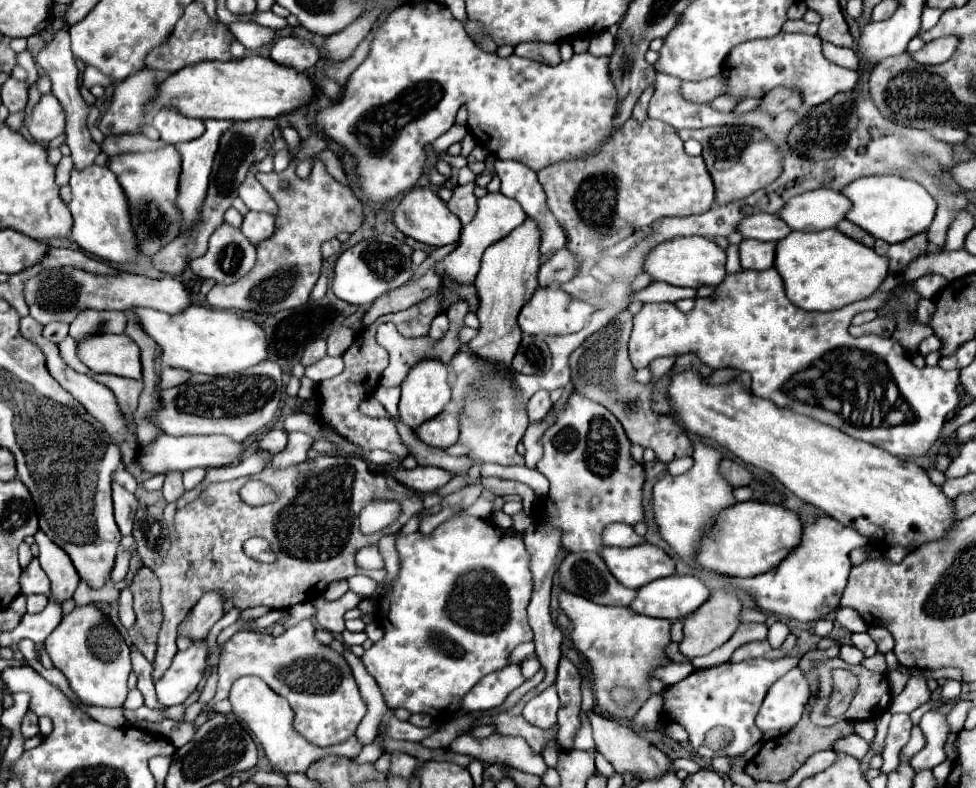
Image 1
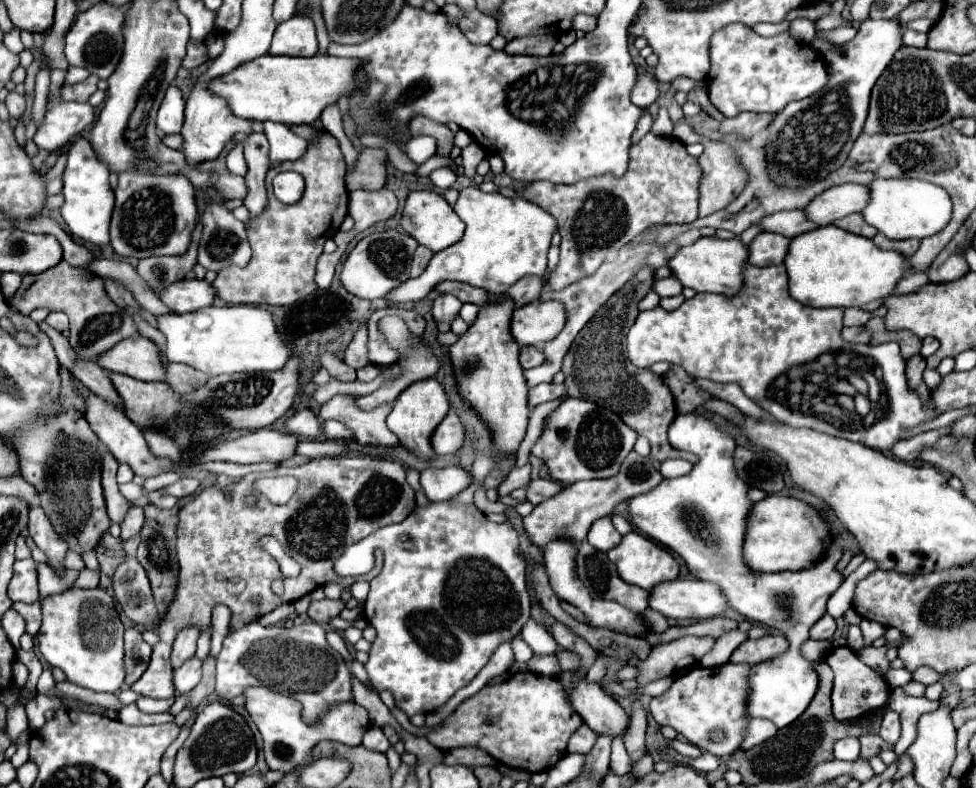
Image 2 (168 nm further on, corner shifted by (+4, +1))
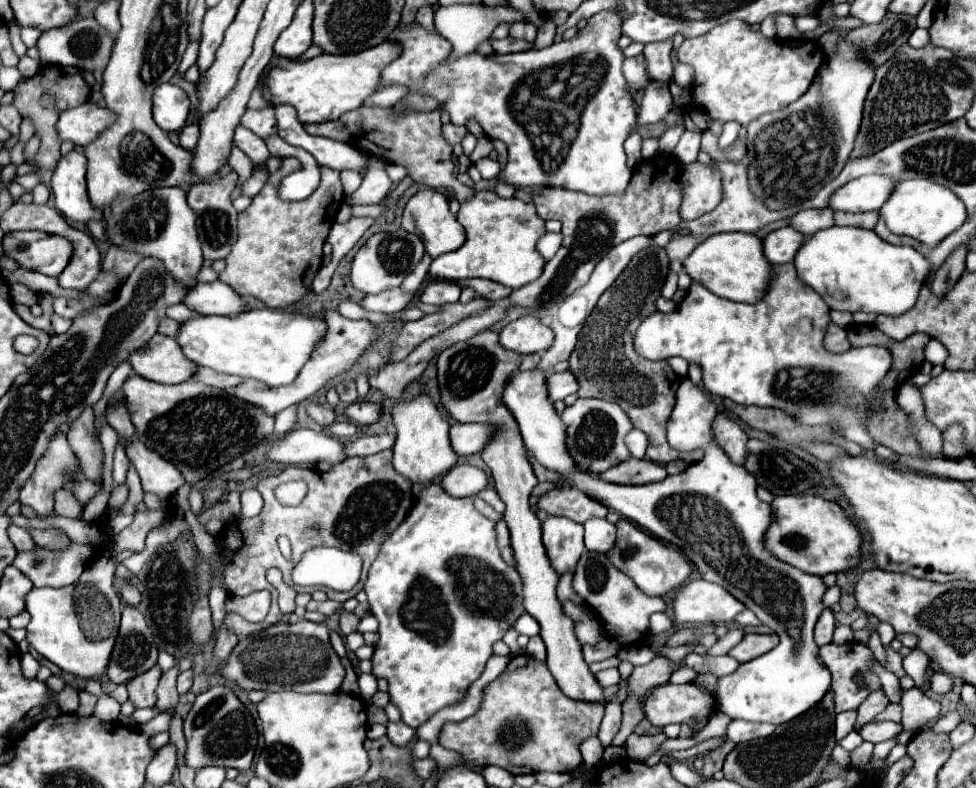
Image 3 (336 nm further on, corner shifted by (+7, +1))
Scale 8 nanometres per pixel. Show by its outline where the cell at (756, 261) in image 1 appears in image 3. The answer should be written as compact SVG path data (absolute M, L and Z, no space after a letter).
M781 227L763 239L763 255L771 265L791 263L805 237L791 227Z

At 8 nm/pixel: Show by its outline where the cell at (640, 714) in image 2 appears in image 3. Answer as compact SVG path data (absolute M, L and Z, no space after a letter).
M657 655L653 661L649 661L647 665L639 665L633 669L633 673L629 675L627 683L627 697L629 695L637 695L639 699L645 697L647 691L651 691L653 687L665 685L671 677L671 673L681 665L681 661L671 661L665 659L661 655Z

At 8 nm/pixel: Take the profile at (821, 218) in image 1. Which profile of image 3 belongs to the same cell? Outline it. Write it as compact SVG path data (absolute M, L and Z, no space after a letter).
M865 175L853 179L829 197L827 207L849 213L877 211L889 197L889 191L893 191L893 183L895 179L885 179L883 175Z

